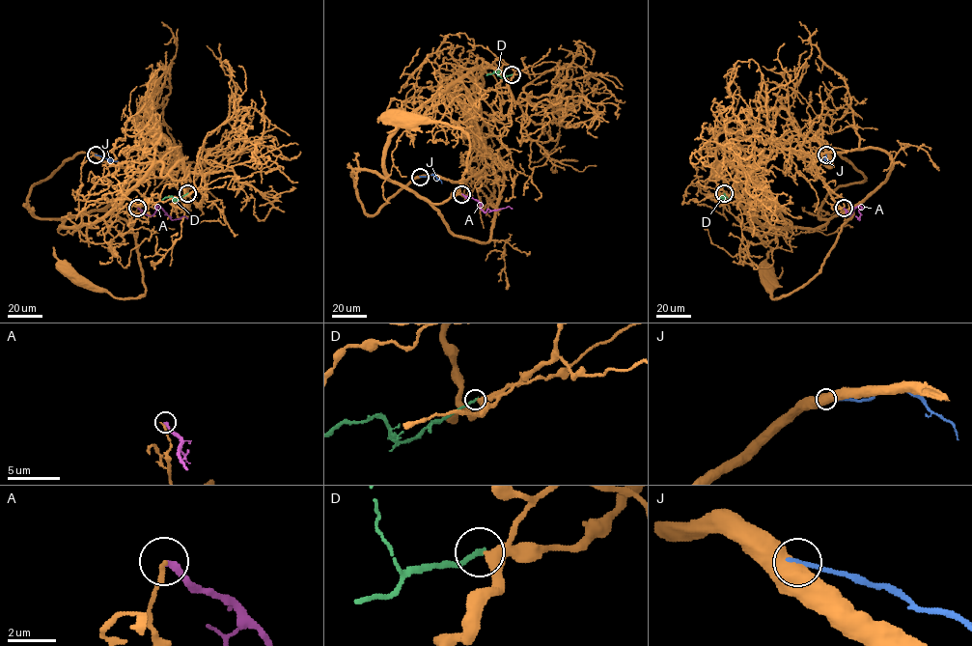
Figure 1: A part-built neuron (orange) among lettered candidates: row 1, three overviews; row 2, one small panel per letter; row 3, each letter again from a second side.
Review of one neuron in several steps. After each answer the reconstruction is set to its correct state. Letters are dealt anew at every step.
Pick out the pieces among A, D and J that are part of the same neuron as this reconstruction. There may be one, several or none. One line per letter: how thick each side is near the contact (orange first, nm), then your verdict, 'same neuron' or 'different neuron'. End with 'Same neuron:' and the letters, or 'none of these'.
A: 200 nm thick on the orange side, 240 nm on the other; different neuron
D: 360 nm thick on the orange side, 190 nm on the other; different neuron
J: 750 nm thick on the orange side, 200 nm on the other; different neuron
Same neuron: none of these

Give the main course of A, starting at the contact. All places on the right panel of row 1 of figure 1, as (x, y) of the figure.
A: (844, 208), (848, 215), (858, 206), (861, 207), (860, 219), (855, 216), (858, 218)

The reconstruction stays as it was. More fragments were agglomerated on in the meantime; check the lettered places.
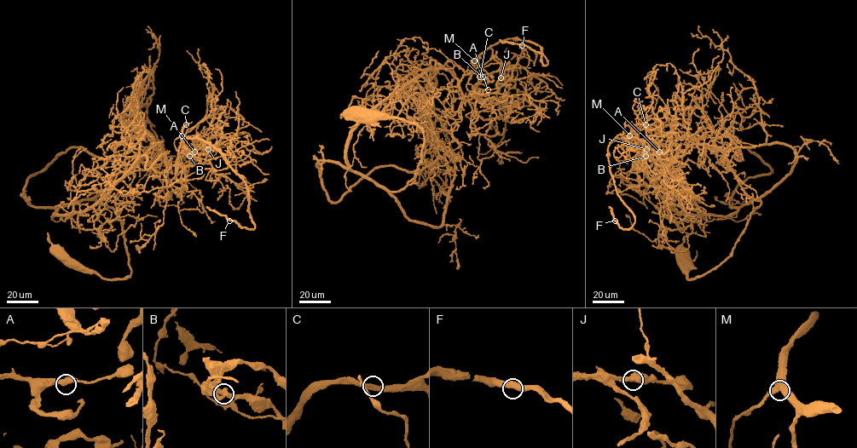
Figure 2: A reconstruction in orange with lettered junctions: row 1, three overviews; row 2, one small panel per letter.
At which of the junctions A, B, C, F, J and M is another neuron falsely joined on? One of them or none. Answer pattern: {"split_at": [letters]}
{"split_at": ["B"]}

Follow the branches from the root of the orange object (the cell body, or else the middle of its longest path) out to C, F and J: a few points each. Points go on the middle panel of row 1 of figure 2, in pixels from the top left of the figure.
C: (360, 116), (421, 130), (417, 173), (396, 192), (350, 168), (352, 132), (438, 64), (471, 102), (479, 77)
F: (360, 116), (421, 130), (398, 191), (360, 122), (522, 45)
J: (360, 116), (421, 130), (396, 192), (350, 168), (360, 122), (438, 64), (466, 100), (489, 48), (500, 77)

